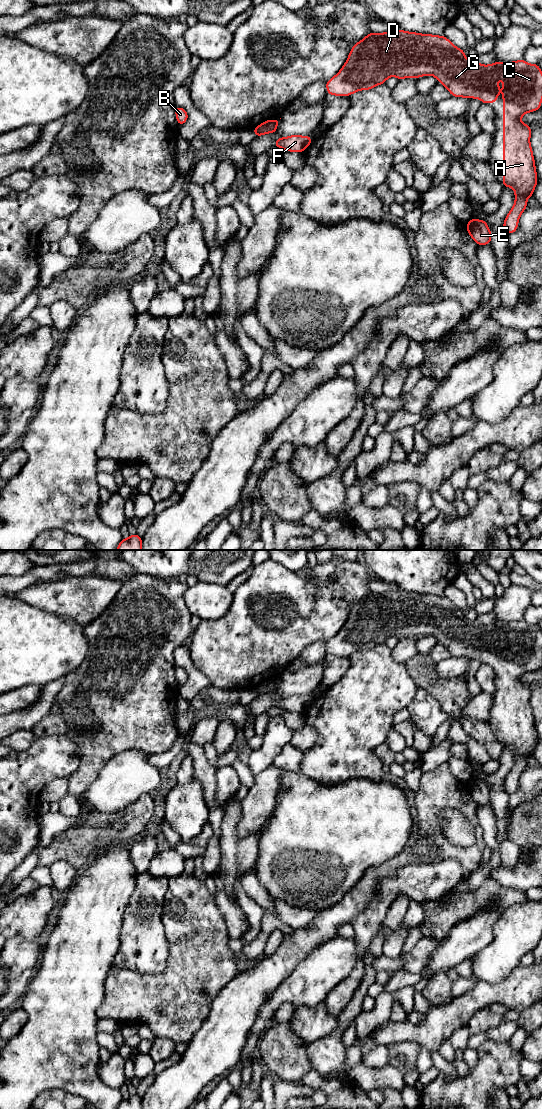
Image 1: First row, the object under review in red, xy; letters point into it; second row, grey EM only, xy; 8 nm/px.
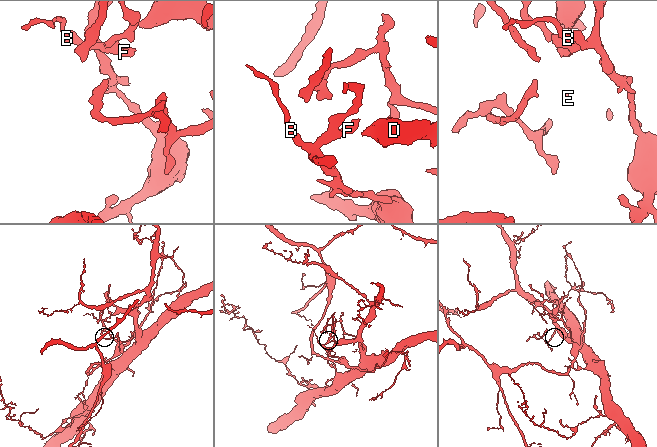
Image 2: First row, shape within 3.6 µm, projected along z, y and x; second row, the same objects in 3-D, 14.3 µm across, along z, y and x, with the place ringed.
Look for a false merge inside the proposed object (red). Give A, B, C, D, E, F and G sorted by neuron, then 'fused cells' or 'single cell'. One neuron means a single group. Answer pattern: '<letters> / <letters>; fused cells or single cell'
A C D E G / B F; fused cells

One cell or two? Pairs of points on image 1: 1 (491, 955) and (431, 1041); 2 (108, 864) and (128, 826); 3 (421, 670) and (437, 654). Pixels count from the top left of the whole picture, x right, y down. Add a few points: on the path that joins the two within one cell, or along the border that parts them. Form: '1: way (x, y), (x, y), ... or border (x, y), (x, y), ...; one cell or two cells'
1: border (503, 980), (497, 983), (479, 981); two cells
2: border (127, 845), (112, 848), (96, 857); two cells
3: border (427, 655), (435, 664); two cells

